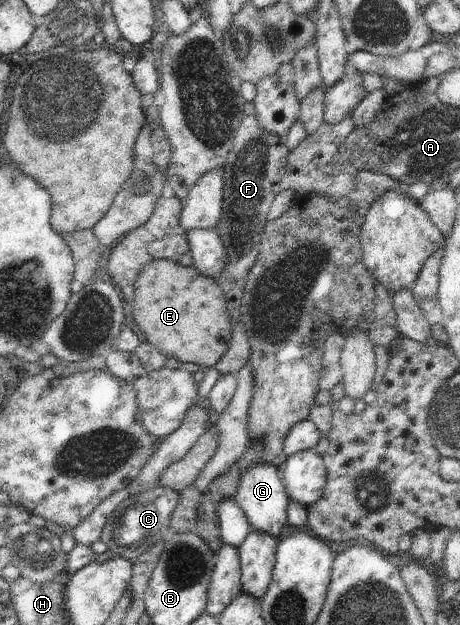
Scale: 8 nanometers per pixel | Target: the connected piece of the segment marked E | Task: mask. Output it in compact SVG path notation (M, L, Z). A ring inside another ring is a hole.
M156 259L138 274L130 305L134 321L159 352L167 358L208 369L215 366L229 348L234 323L226 304L224 292L214 278L172 260Z

